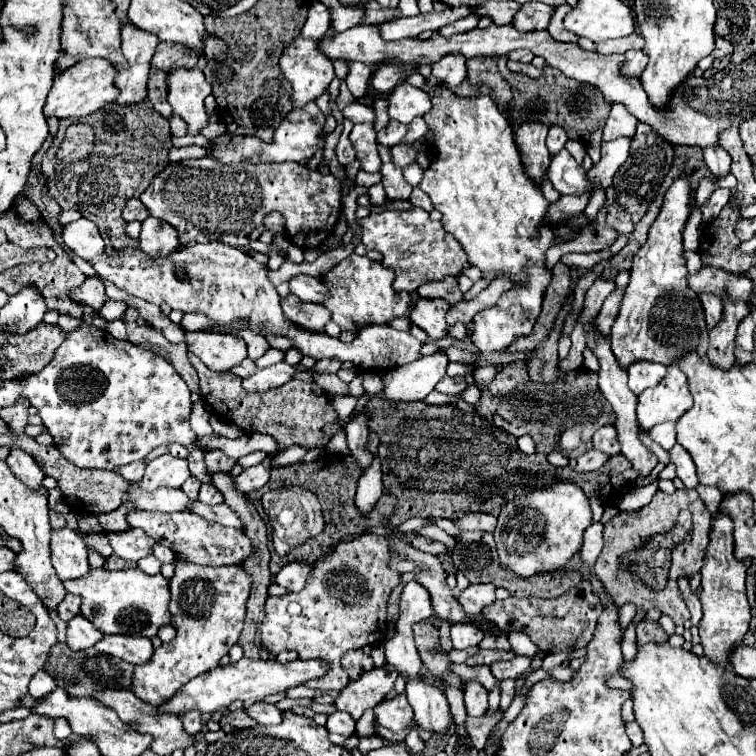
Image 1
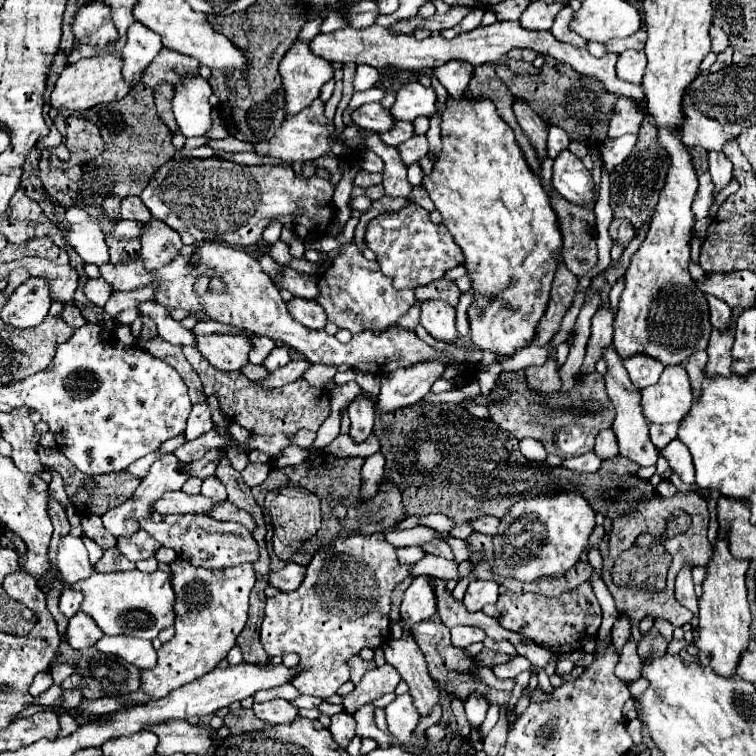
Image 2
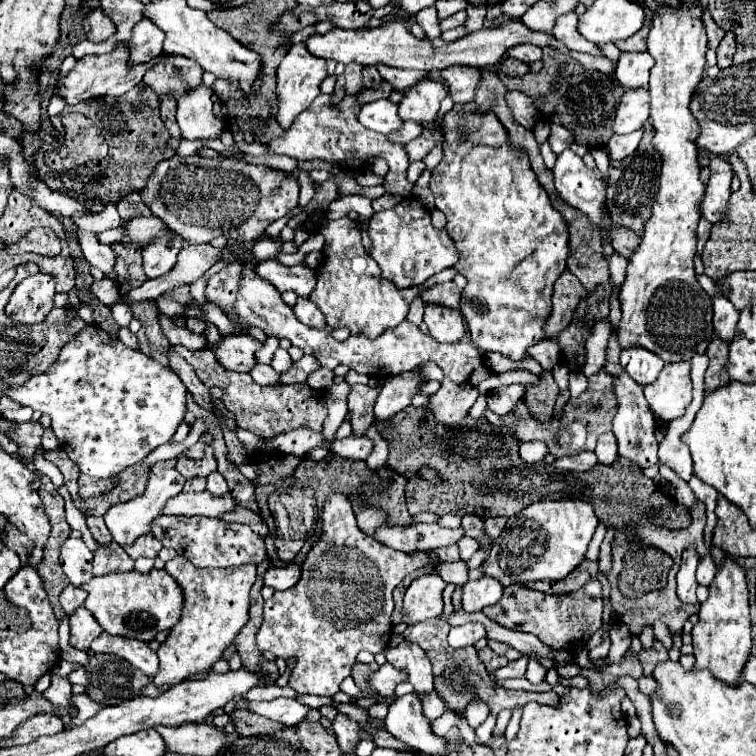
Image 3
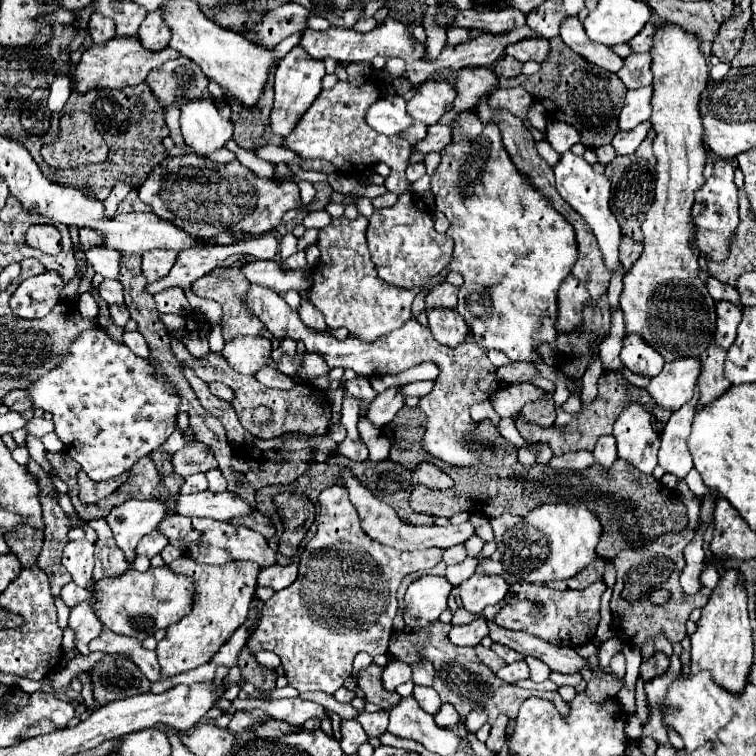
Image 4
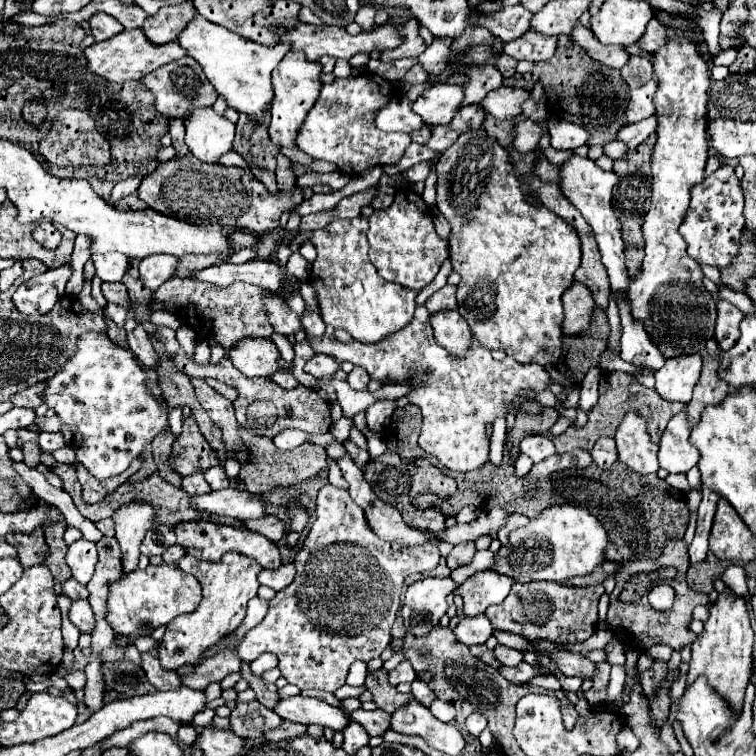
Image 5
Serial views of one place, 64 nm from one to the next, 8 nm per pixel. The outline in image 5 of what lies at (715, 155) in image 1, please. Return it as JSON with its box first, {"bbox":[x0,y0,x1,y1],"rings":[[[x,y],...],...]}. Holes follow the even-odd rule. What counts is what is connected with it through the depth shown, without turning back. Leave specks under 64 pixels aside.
{"bbox":[680,164,744,268],"rings":[[[722,164],[714,174],[706,176],[702,184],[692,188],[692,202],[688,216],[680,226],[680,232],[688,244],[688,254],[698,264],[710,264],[716,268],[730,266],[740,246],[740,234],[744,230],[744,196],[740,180],[734,174],[732,164]]]}

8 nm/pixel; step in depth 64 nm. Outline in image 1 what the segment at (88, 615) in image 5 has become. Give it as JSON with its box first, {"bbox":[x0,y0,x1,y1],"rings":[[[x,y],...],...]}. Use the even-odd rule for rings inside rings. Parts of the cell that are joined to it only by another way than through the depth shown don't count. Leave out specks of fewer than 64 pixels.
{"bbox":[66,616,102,652],"rings":[[[76,616],[68,622],[68,632],[66,632],[66,644],[70,650],[78,652],[78,650],[86,650],[90,646],[94,646],[98,640],[102,640],[102,632],[84,616]]]}

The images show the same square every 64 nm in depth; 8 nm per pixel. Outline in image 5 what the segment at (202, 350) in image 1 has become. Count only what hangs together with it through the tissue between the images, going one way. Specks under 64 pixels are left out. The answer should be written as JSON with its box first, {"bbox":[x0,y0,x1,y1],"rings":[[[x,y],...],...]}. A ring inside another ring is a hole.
{"bbox":[228,338,280,376],"rings":[[[244,338],[230,350],[228,358],[244,376],[264,376],[278,370],[280,352],[268,338]]]}

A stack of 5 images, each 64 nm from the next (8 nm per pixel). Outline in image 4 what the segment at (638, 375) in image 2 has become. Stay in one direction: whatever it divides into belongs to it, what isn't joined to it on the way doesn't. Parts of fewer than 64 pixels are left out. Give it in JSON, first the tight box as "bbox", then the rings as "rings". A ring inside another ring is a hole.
{"bbox":[620,336,664,378],"rings":[[[628,336],[624,340],[620,360],[630,372],[646,378],[658,376],[664,366],[664,358],[656,350],[652,350],[640,336]]]}

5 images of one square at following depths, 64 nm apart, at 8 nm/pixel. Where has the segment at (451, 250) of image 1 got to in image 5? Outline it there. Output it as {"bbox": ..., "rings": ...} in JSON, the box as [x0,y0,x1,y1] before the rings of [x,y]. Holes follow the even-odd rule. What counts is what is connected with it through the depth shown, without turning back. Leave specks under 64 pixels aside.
{"bbox":[368,188,450,292],"rings":[[[400,188],[392,206],[384,210],[374,210],[374,214],[370,216],[368,244],[370,262],[376,266],[378,274],[388,282],[396,282],[416,292],[420,292],[426,284],[434,280],[442,262],[450,256],[448,240],[436,234],[430,208],[412,188]]]}

